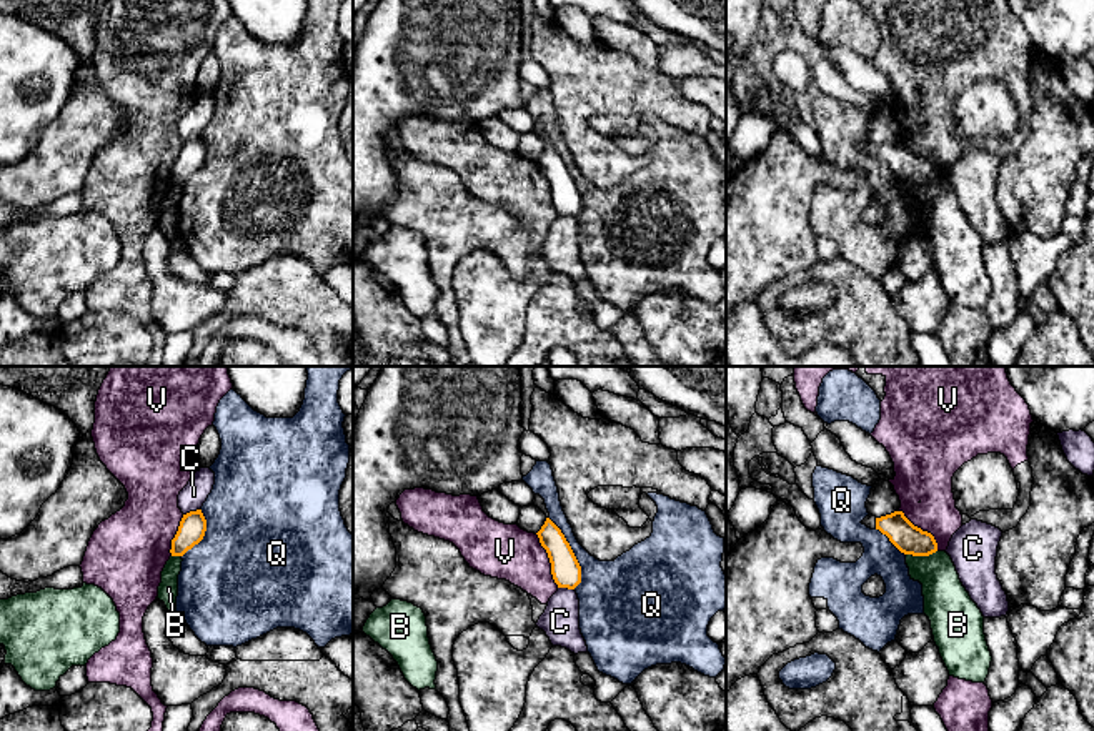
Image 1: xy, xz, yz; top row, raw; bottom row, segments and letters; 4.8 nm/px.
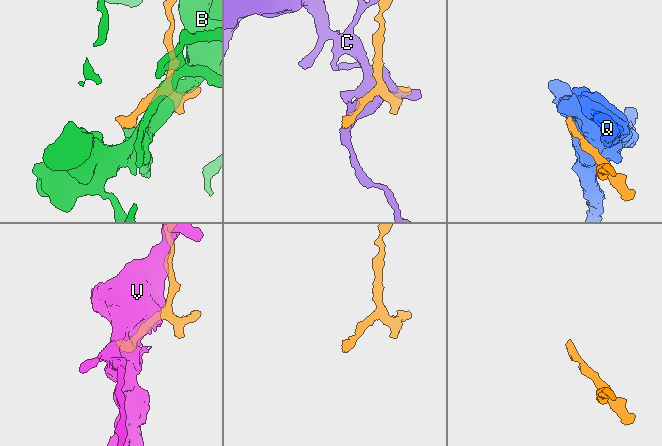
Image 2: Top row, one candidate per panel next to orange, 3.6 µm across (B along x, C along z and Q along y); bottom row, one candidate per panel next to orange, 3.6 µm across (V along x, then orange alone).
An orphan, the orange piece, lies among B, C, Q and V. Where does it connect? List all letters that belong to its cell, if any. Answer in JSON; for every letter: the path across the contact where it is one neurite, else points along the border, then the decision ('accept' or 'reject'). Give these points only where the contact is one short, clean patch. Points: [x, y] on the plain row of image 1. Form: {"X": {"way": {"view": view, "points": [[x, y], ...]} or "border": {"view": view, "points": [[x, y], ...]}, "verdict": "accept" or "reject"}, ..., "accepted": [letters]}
{"B": {"verdict": "reject"}, "C": {"verdict": "reject"}, "Q": {"verdict": "reject"}, "V": {"verdict": "reject"}, "accepted": []}

